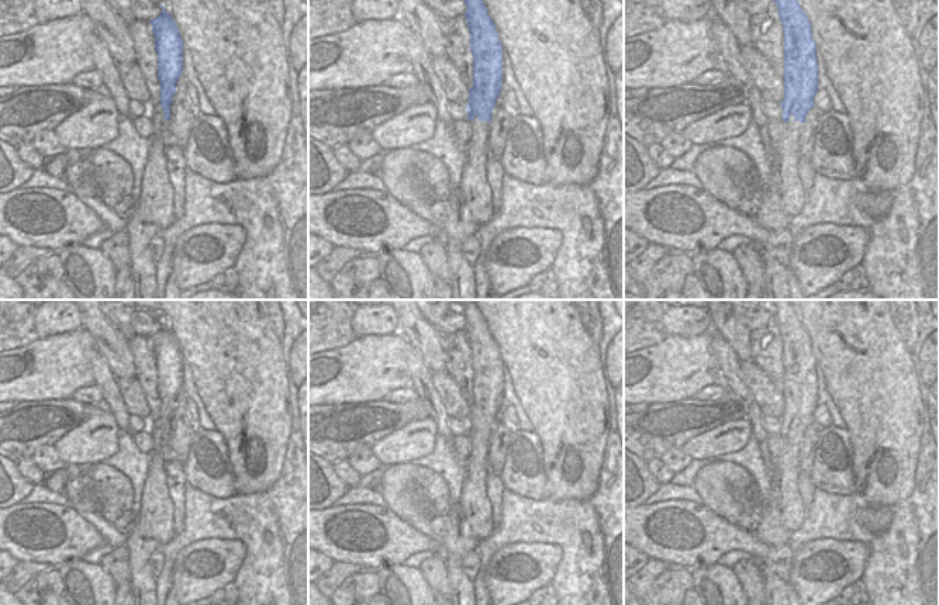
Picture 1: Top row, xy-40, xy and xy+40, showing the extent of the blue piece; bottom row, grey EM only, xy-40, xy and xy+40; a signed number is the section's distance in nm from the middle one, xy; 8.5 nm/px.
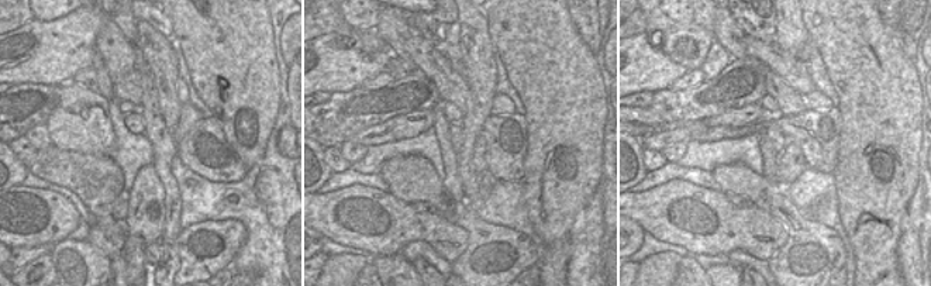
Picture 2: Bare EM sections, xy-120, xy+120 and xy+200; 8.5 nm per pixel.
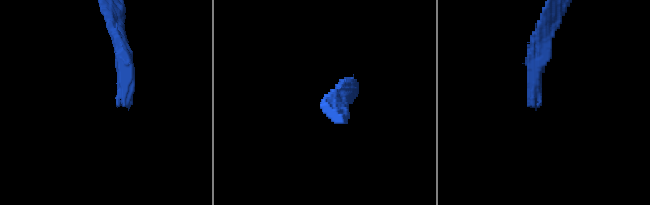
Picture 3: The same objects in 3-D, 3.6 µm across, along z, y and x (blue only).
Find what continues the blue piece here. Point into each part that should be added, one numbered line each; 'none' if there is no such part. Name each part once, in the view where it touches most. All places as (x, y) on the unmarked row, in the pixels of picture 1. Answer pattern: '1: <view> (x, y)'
1: xy (475, 510)

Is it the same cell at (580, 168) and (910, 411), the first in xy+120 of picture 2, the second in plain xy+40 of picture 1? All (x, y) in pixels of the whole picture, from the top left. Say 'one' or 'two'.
one

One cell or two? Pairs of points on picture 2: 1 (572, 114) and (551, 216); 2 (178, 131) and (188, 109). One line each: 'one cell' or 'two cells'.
1: one cell
2: one cell

